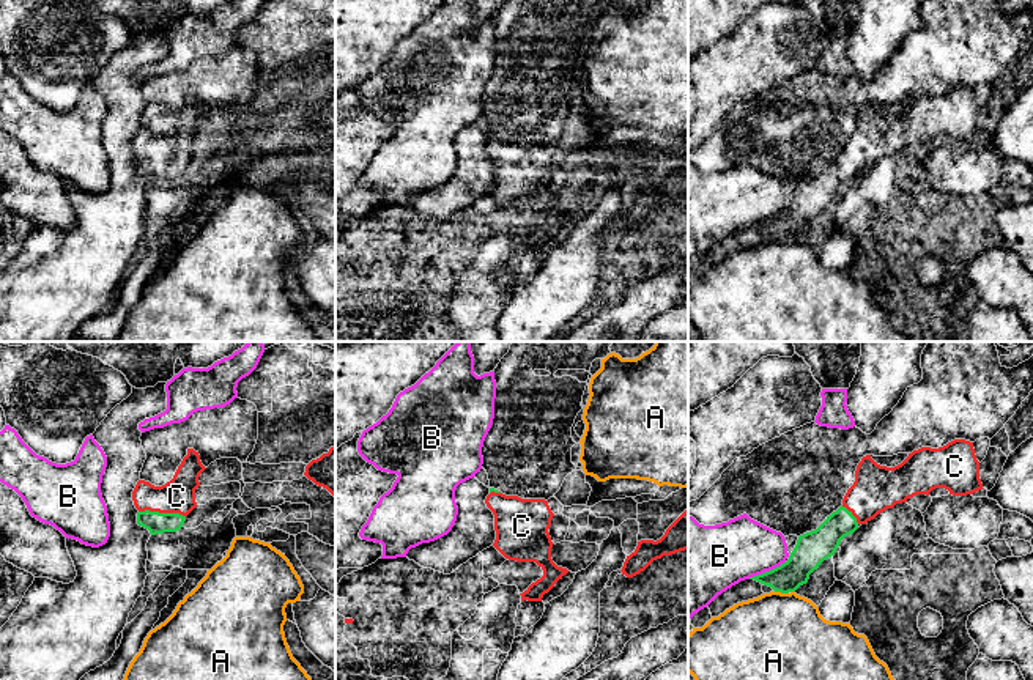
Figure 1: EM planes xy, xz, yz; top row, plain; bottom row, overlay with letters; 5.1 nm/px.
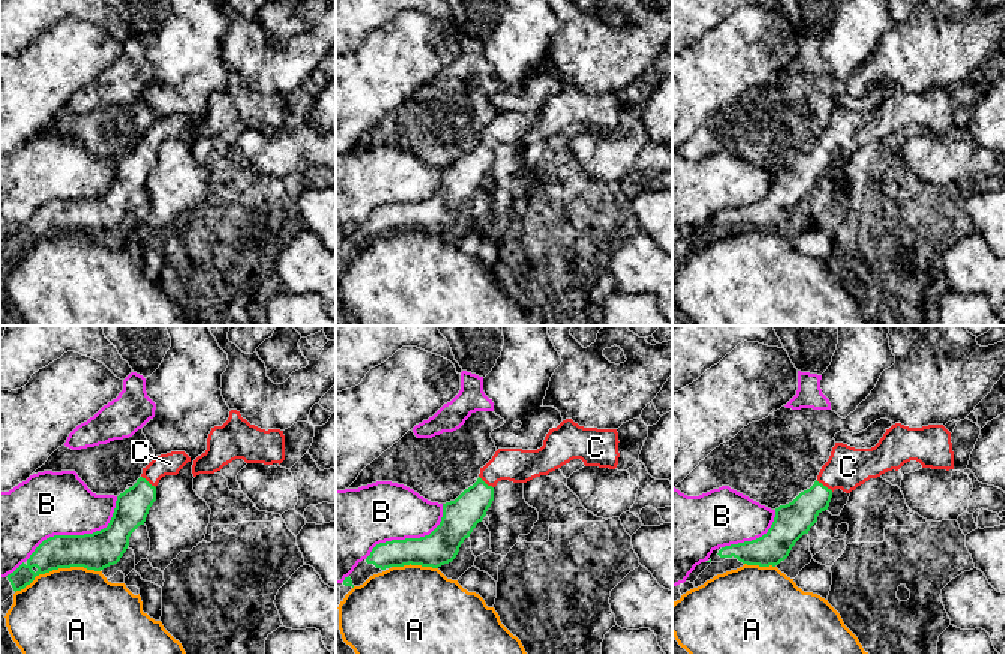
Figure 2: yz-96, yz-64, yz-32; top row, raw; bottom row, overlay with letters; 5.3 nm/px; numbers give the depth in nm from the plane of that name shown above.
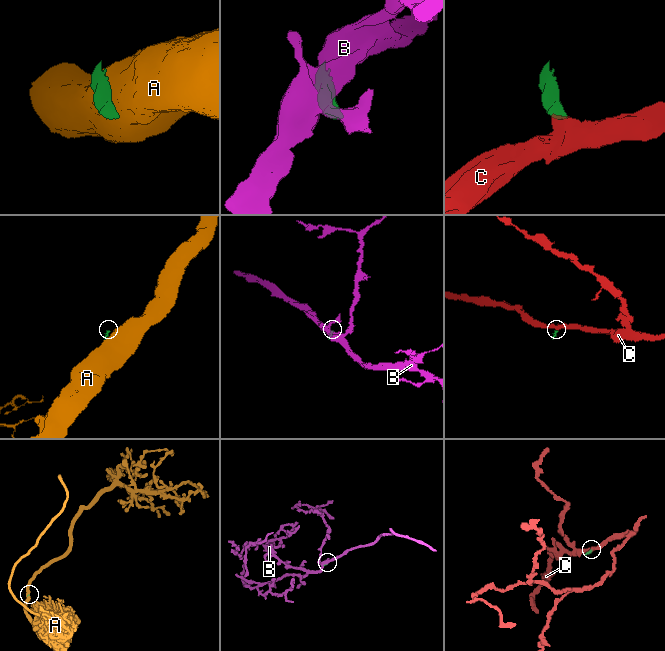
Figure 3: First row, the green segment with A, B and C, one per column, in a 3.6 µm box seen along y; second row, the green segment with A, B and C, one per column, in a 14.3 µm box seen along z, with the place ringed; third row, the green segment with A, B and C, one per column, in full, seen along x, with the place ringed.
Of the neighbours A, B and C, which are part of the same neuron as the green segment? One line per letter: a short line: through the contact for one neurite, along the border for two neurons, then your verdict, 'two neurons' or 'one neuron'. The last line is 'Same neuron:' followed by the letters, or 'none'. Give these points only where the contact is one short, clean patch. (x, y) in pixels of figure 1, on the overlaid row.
A: line yz (775, 591), (788, 594); two neurons
B: two neurons
C: line xy (156, 523), (162, 513), (177, 496); one neuron
Same neuron: C

